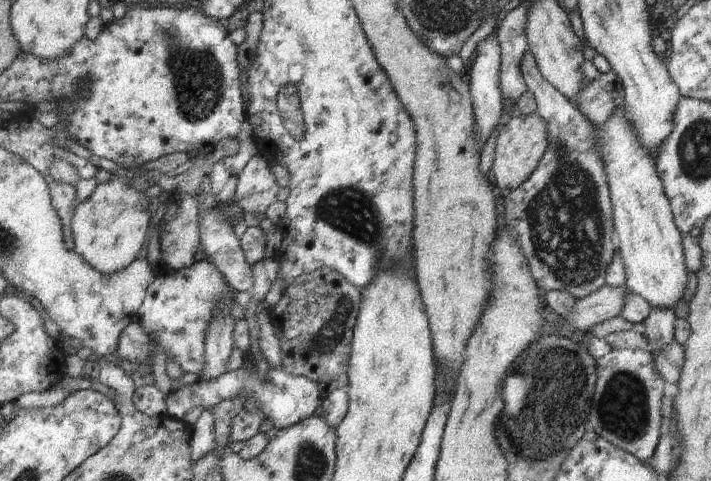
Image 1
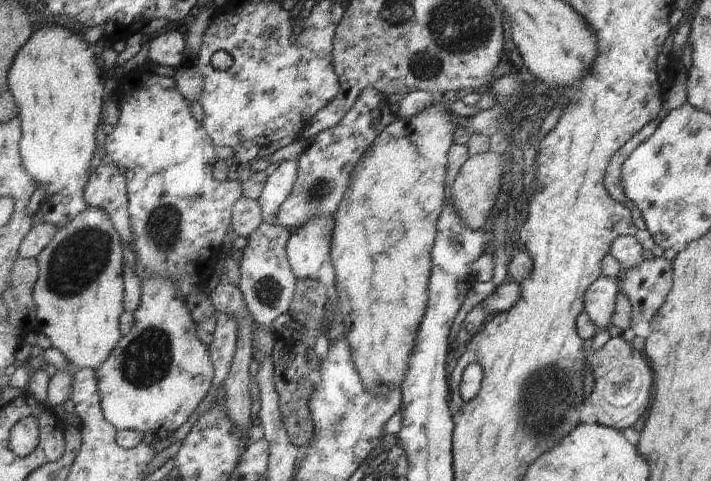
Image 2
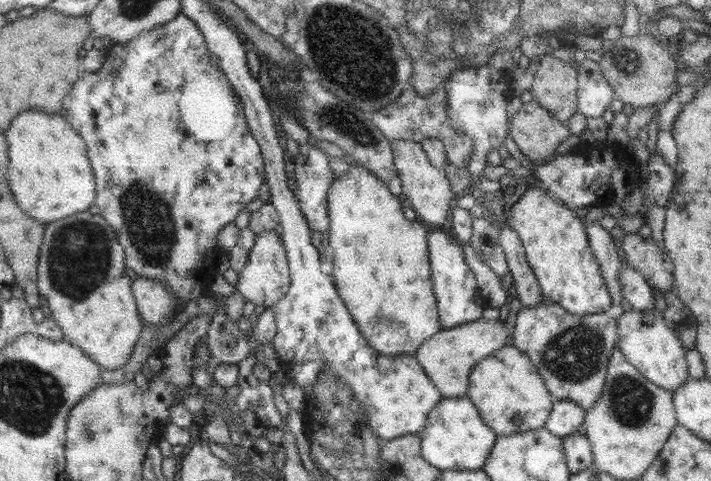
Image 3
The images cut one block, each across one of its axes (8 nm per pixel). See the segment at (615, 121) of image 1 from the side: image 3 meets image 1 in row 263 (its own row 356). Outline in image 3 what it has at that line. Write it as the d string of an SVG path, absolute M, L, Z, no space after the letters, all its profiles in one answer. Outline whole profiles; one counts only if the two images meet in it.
M651 308L643 311L631 309L623 312L618 318L620 326L620 338L617 345L625 358L641 371L641 375L653 381L653 384L661 388L671 390L681 386L681 382L687 378L685 368L685 350L679 344L677 336L663 324L661 311Z

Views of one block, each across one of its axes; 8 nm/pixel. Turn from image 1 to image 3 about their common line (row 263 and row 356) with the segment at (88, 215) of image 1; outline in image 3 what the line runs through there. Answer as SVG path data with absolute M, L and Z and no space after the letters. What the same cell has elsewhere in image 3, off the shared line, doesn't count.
M89 211L77 212L46 227L39 255L40 294L47 300L52 317L62 329L65 339L73 346L79 346L105 370L119 370L131 360L145 326L133 294L133 281L125 276L126 267L124 246L120 244L117 231L104 216Z

